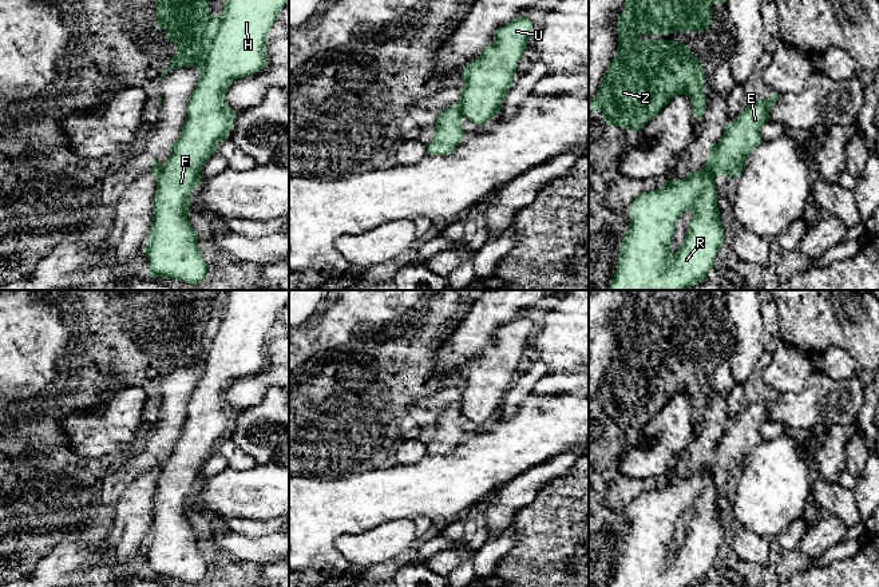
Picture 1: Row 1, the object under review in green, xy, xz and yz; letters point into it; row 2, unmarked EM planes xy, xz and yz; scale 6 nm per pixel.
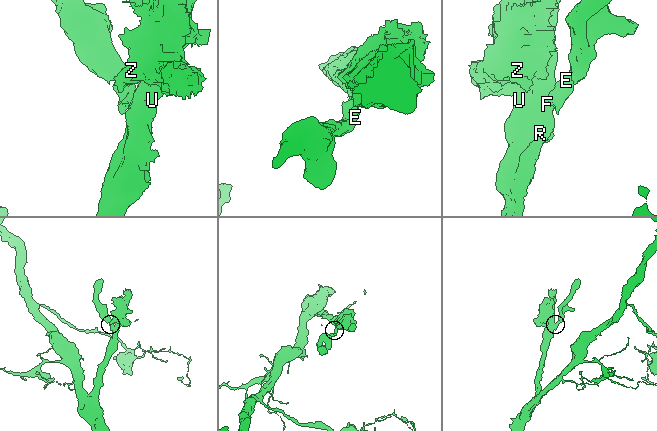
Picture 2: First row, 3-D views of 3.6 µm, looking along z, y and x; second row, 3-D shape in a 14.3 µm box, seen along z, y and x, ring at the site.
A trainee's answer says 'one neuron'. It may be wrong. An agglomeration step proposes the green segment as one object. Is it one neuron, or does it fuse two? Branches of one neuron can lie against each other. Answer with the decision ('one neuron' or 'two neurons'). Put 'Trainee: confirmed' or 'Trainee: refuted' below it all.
two neurons
Trainee: refuted

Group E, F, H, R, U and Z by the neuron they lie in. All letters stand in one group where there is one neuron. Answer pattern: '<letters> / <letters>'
E / F H R U Z

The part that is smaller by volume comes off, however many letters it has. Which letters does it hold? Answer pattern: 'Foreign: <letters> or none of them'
Foreign: E

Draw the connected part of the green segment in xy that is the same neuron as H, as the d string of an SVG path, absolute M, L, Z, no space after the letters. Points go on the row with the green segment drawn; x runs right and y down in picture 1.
M155 0L155 5L157 5L157 28L162 28L166 31L166 39L170 43L174 43L177 45L177 52L173 55L171 59L171 64L162 71L161 75L161 82L163 79L163 76L175 68L182 68L182 67L190 67L194 66L198 68L199 72L199 80L190 96L189 104L187 104L187 116L186 116L186 122L183 124L182 128L182 134L181 136L170 146L170 155L167 158L167 160L162 164L162 170L161 170L161 175L158 178L157 182L157 194L154 197L153 201L153 221L151 221L151 229L150 229L150 237L147 241L147 245L144 247L144 253L149 261L149 274L151 277L161 277L161 278L174 278L174 279L179 279L183 281L191 286L202 282L207 274L207 266L202 258L202 254L198 249L198 239L197 239L197 233L193 229L191 223L187 221L187 213L189 213L189 207L190 207L190 197L193 194L194 187L199 183L201 181L201 171L203 164L207 162L207 159L210 158L210 155L217 150L217 146L227 139L230 130L233 127L234 123L234 118L237 115L235 111L233 111L227 104L226 104L226 91L230 88L230 86L239 78L248 78L248 76L253 76L254 74L260 72L266 63L268 55L266 55L266 45L268 45L268 35L269 31L272 29L276 19L280 16L281 9L285 7L285 4L289 0L227 0L223 9L221 11L221 13L218 16L213 16L209 11L209 3L207 0Z

